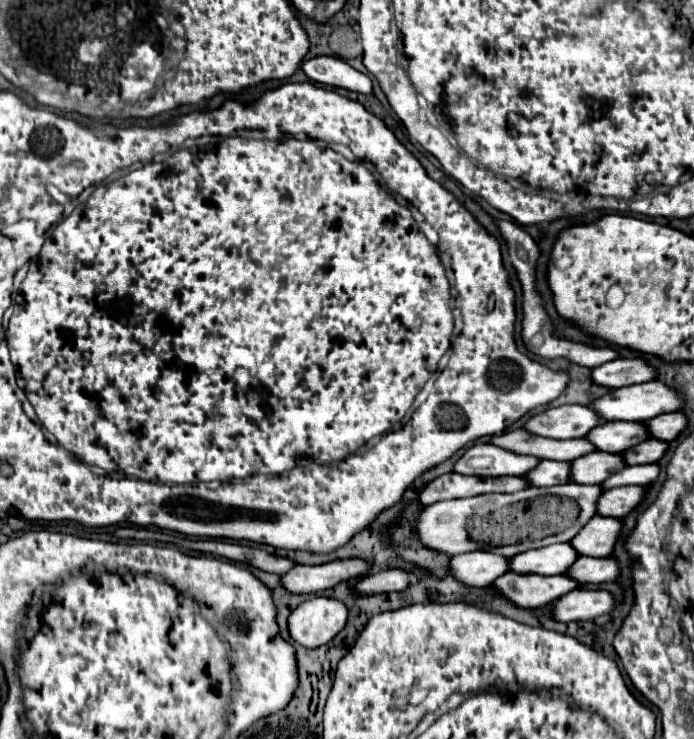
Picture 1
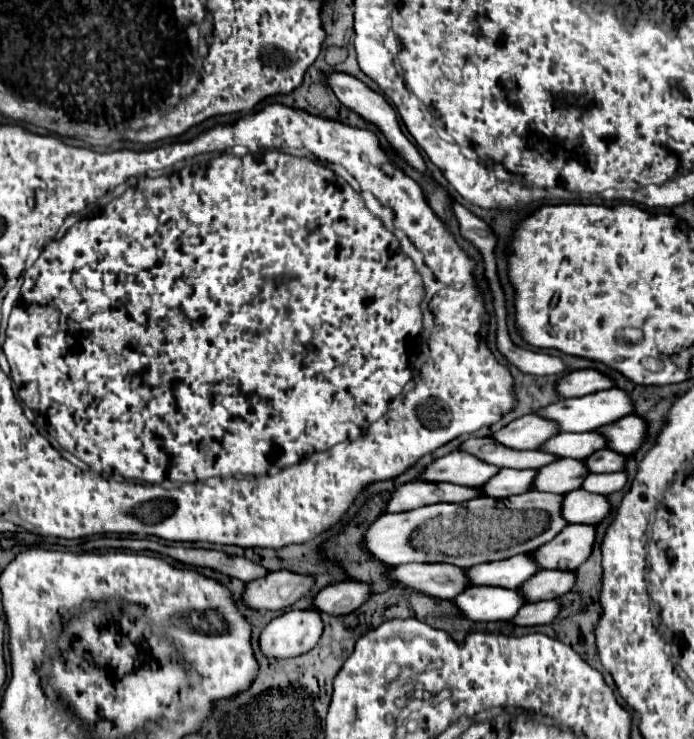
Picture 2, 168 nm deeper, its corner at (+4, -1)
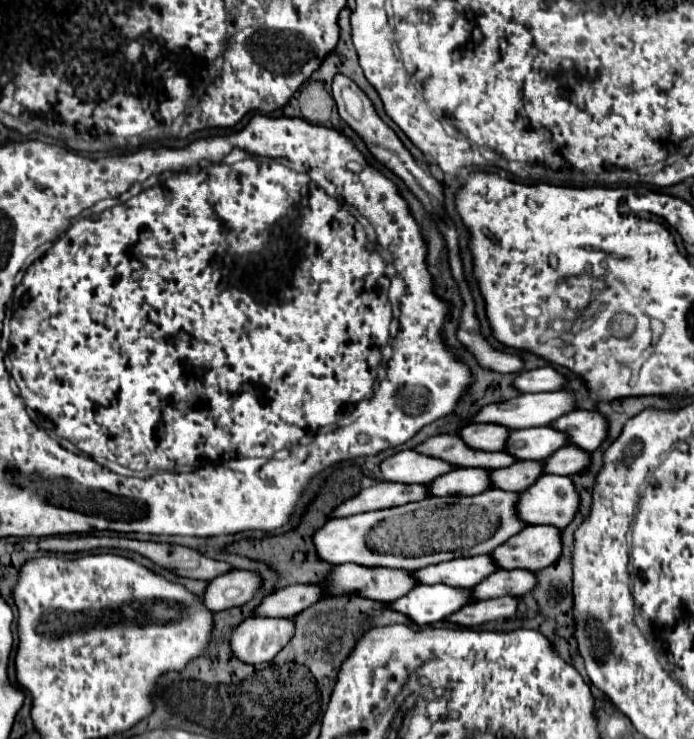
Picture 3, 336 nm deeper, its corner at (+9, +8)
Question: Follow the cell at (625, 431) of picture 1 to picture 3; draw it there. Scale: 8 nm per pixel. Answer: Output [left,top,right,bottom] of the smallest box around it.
[506,427,566,461]

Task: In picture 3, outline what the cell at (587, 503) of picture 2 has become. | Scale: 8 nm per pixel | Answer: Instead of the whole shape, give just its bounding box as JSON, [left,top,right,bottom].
[516,475,578,529]

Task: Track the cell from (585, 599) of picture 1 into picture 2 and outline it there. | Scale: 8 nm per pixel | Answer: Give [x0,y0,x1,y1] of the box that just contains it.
[513,600,561,626]

